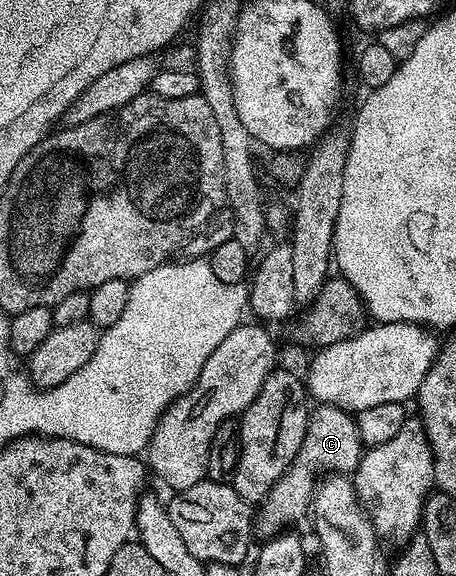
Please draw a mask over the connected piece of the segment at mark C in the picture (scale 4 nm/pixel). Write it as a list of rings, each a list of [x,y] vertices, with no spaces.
[[[317,404],[308,414],[306,435],[302,439],[302,447],[290,463],[288,470],[270,487],[270,491],[259,502],[254,513],[254,529],[261,538],[275,537],[276,534],[285,532],[295,521],[309,516],[312,507],[312,496],[322,474],[352,475],[355,474],[358,463],[362,459],[366,446],[358,435],[356,418],[346,412],[342,407]]]

